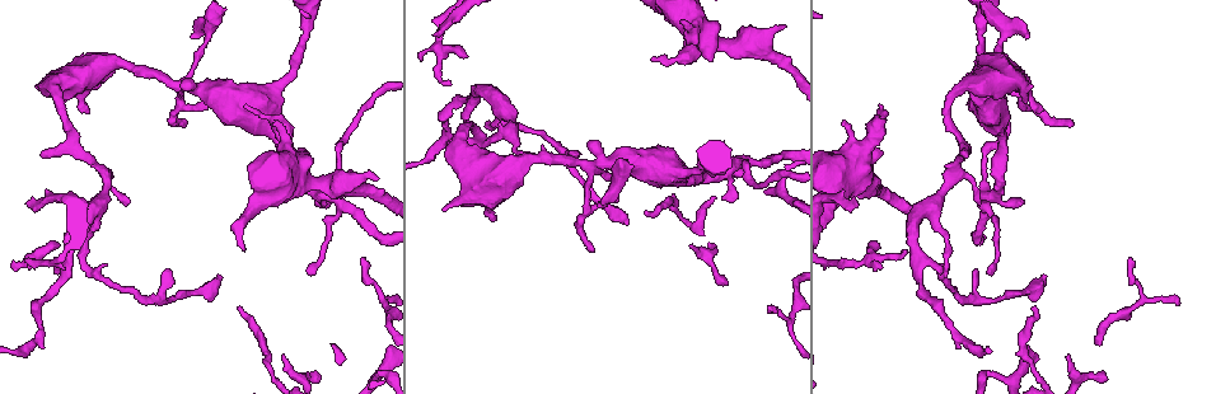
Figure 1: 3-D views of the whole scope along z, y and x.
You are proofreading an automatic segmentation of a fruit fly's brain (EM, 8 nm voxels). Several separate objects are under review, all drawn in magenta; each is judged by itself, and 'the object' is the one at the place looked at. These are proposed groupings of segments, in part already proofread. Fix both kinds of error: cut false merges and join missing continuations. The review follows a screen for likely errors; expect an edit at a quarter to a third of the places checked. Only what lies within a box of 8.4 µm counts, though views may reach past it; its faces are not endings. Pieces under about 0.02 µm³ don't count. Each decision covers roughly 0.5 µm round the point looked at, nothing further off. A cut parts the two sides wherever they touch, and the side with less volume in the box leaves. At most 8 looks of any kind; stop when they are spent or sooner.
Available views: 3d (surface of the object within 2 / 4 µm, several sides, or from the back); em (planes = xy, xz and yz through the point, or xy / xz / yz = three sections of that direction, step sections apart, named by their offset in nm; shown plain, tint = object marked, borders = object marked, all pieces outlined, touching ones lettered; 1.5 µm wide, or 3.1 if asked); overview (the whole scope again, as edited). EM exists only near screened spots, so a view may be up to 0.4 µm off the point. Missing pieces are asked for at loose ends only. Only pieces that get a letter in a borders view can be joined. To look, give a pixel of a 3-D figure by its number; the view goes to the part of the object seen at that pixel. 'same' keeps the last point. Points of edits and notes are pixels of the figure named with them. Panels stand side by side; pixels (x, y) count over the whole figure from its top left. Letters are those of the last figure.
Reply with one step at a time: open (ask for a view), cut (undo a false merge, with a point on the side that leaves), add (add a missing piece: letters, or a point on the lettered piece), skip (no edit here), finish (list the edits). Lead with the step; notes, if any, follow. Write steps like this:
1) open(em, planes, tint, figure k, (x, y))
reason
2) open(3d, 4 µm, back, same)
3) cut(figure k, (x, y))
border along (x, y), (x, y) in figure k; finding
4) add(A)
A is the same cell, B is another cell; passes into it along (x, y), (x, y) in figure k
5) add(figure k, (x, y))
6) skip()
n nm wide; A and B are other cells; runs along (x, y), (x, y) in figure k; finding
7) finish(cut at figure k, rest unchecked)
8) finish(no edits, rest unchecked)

open(em, planes, borders, figure 1, (948, 261))

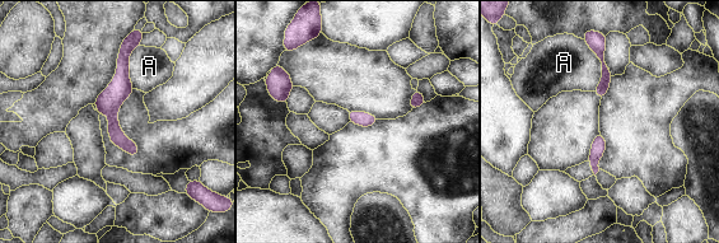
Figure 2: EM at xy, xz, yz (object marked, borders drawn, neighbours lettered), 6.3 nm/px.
skip()
A is another cell; runs along (127, 47), (113, 130), (132, 152) in figure 2; all the same neuron

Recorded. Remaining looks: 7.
open(3d, 4 µm, figure 1, (625, 223))
branch stops here

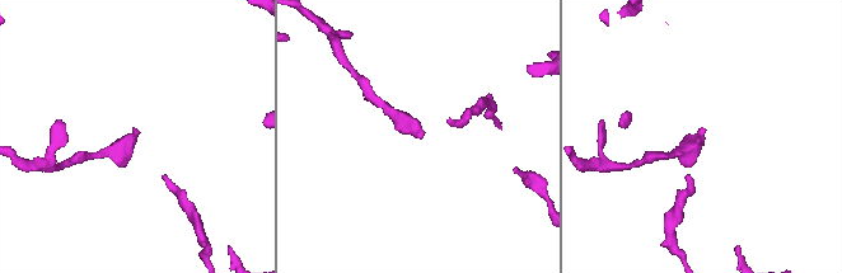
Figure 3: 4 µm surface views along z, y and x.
open(em, xy, step 8, borders, figure 3, (699, 128))

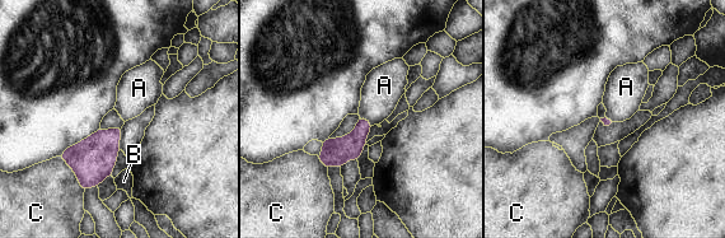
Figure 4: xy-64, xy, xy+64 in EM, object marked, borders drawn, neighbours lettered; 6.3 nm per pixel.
skip()
C touches over 280 nm; A, B and C are other cells; border along (359, 115), (373, 125) in figure 4; no lettered piece goes on from it

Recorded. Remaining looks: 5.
open(3d, 4 µm, figure 1, (275, 122))
an open end

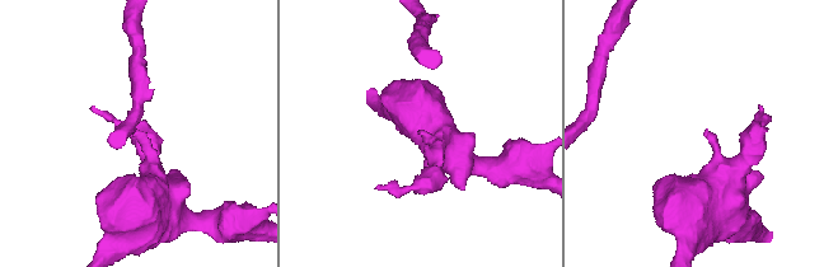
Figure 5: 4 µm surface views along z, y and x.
open(em, xz, step 8, borders, figure 5, (704, 132))
shape alone is not enough

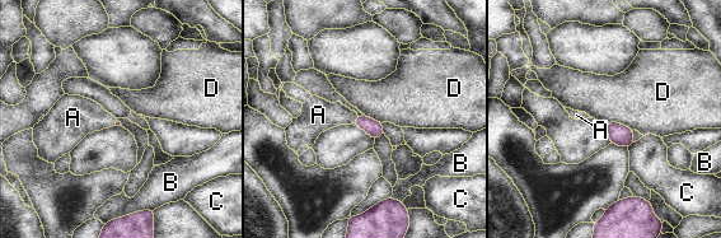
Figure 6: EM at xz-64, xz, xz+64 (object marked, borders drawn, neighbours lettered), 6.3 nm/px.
add(A)
A is the same cell, B, C and D are other cells; passes into it along (374, 129), (356, 120), (318, 115) in figure 6; the neuron continues

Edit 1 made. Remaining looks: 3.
finish(add at figure 6, rest unchecked)

